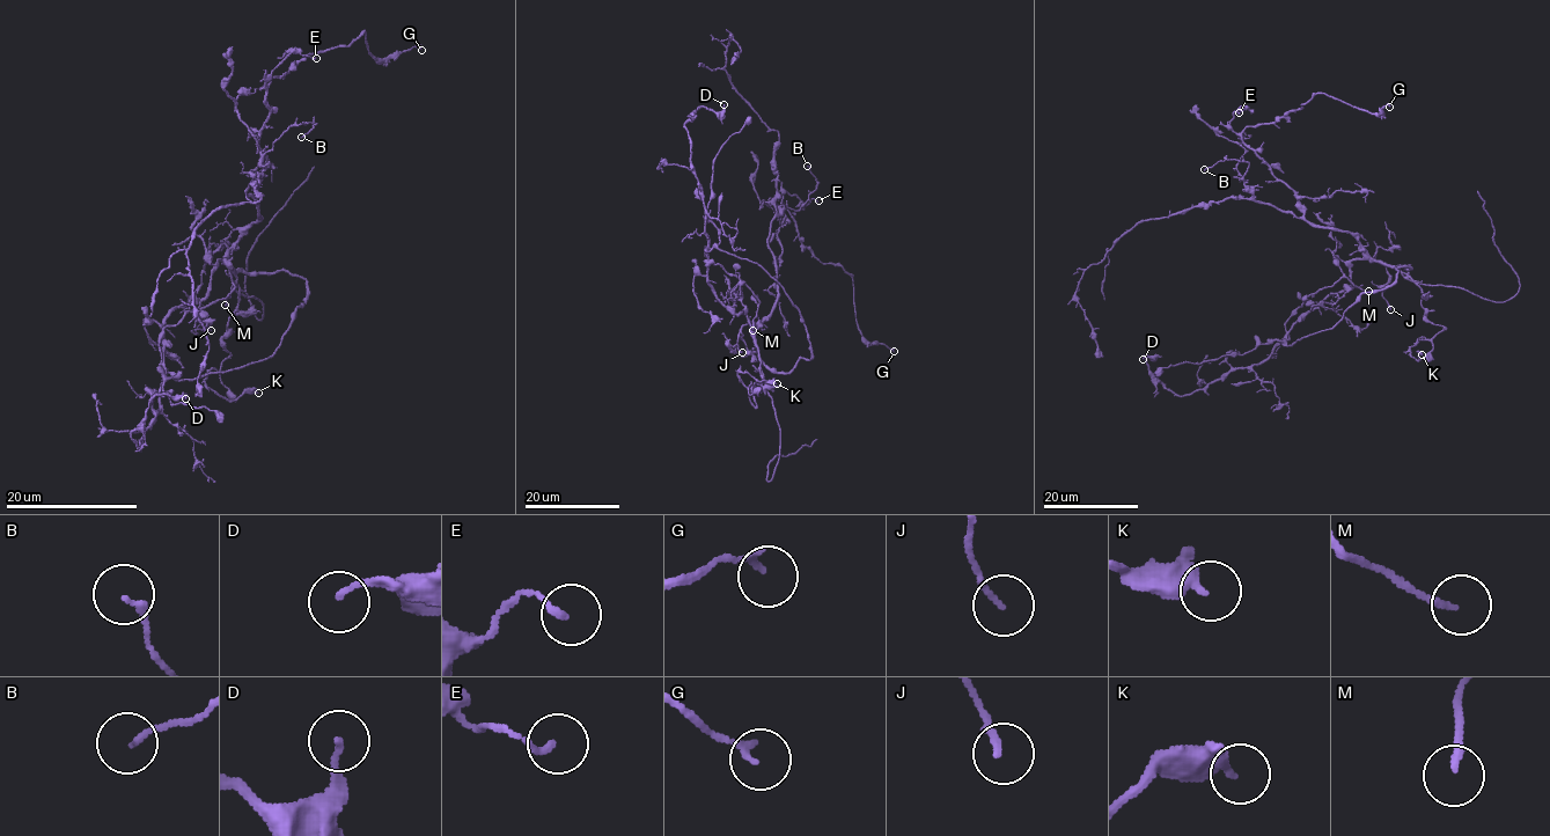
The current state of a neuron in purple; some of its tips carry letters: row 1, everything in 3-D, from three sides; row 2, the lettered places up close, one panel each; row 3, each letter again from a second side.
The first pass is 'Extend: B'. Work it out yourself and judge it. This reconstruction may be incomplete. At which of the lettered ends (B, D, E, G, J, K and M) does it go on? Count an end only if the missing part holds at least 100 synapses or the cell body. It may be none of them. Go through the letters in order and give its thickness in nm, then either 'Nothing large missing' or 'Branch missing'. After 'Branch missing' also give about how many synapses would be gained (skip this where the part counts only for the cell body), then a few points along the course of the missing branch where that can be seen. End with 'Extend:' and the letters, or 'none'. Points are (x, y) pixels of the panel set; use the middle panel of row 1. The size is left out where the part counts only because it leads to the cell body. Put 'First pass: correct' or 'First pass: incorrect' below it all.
B: Thickness 150 nm. Nothing large missing
D: Thickness 130 nm. Nothing large missing
E: Thickness 150 nm. Nothing large missing
G: Thickness 150 nm. Nothing large missing
J: Thickness 160 nm. Nothing large missing
K: Thickness 360 nm. Nothing large missing
M: Thickness 170 nm. Nothing large missing
Extend: none
First pass: incorrect

